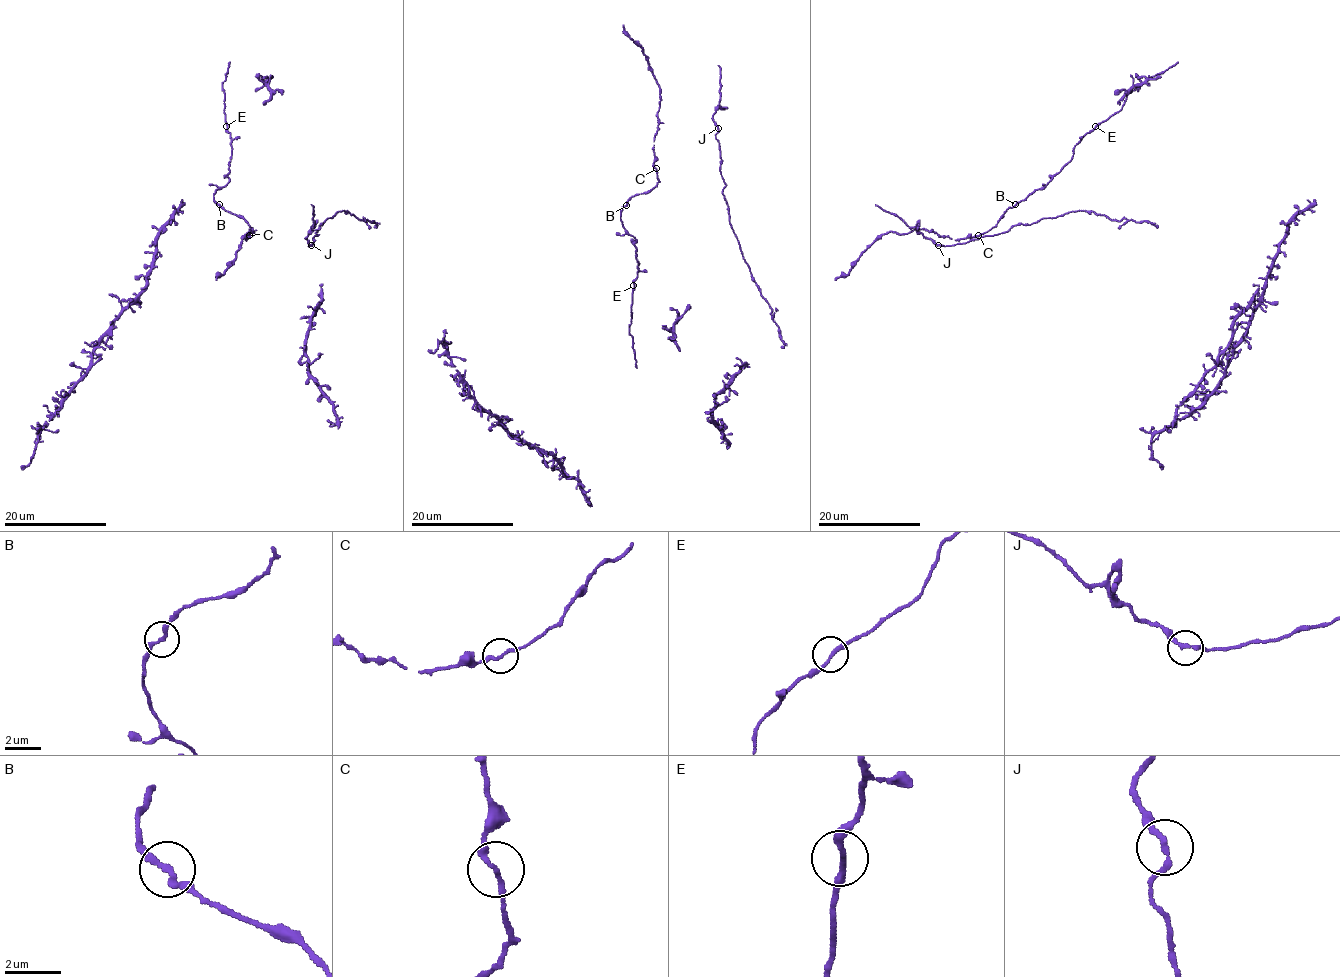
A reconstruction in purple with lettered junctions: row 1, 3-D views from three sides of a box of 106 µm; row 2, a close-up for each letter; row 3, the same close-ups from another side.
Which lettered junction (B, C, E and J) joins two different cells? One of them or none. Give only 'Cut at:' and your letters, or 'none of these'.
Cut at: none of these

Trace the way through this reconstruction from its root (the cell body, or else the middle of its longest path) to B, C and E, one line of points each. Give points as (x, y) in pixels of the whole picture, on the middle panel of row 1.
B: (631, 322), (632, 289), (638, 262), (636, 240), (620, 221), (620, 212), (626, 205)
C: (631, 322), (638, 262), (636, 240), (623, 226), (620, 212), (632, 196), (656, 185), (655, 168)
E: (631, 322), (633, 285)

